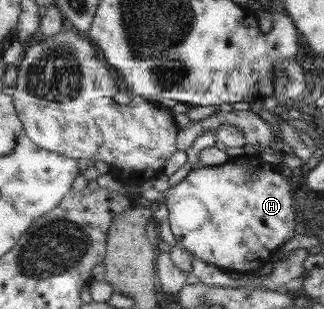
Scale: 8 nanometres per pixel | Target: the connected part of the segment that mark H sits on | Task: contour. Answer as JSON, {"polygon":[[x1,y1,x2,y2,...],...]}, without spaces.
{"polygon":[[246,151,243,155,230,157,224,164,204,165,191,170,180,184,170,187,166,193,156,190,152,181,146,181,140,186,140,196,154,205,157,202,165,203,169,208,169,221,176,240,197,258,227,273,250,273,266,266,278,249,294,236,296,230,292,187,299,185,301,176,286,179,279,169,278,164,265,162,260,156]]}

